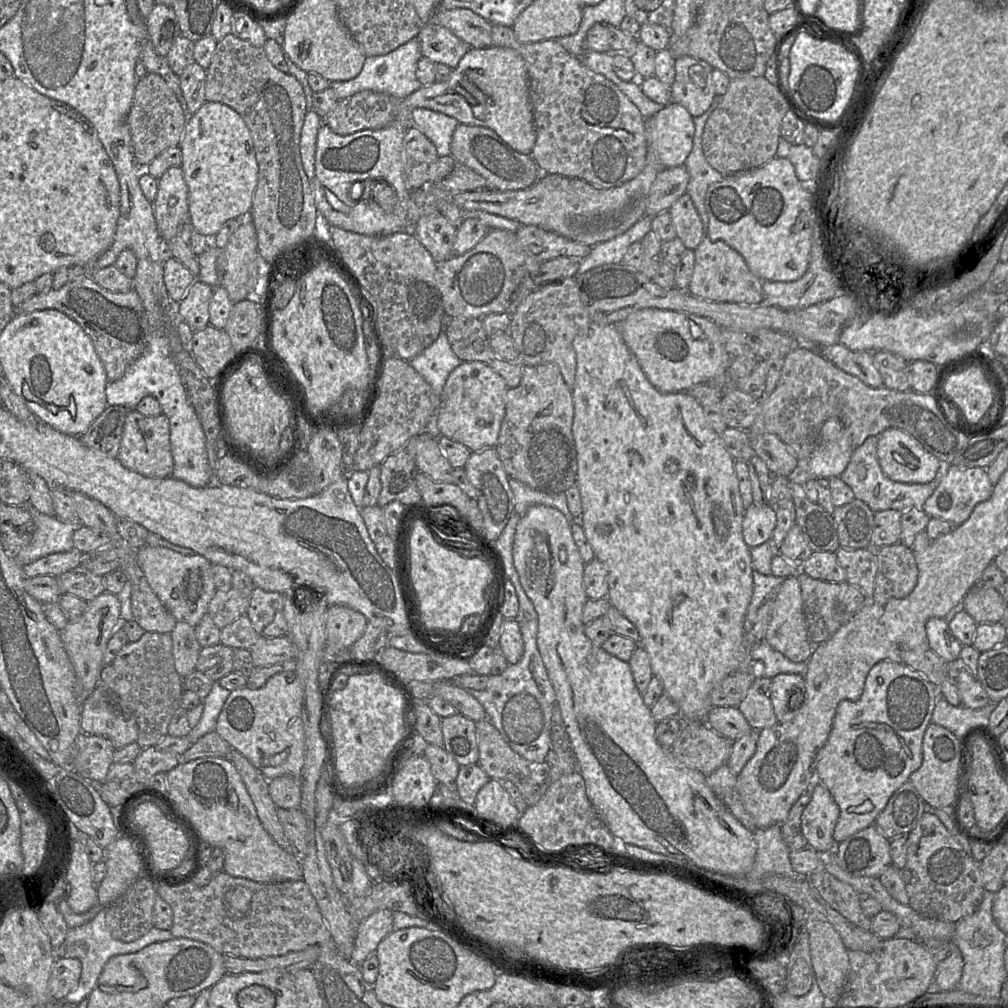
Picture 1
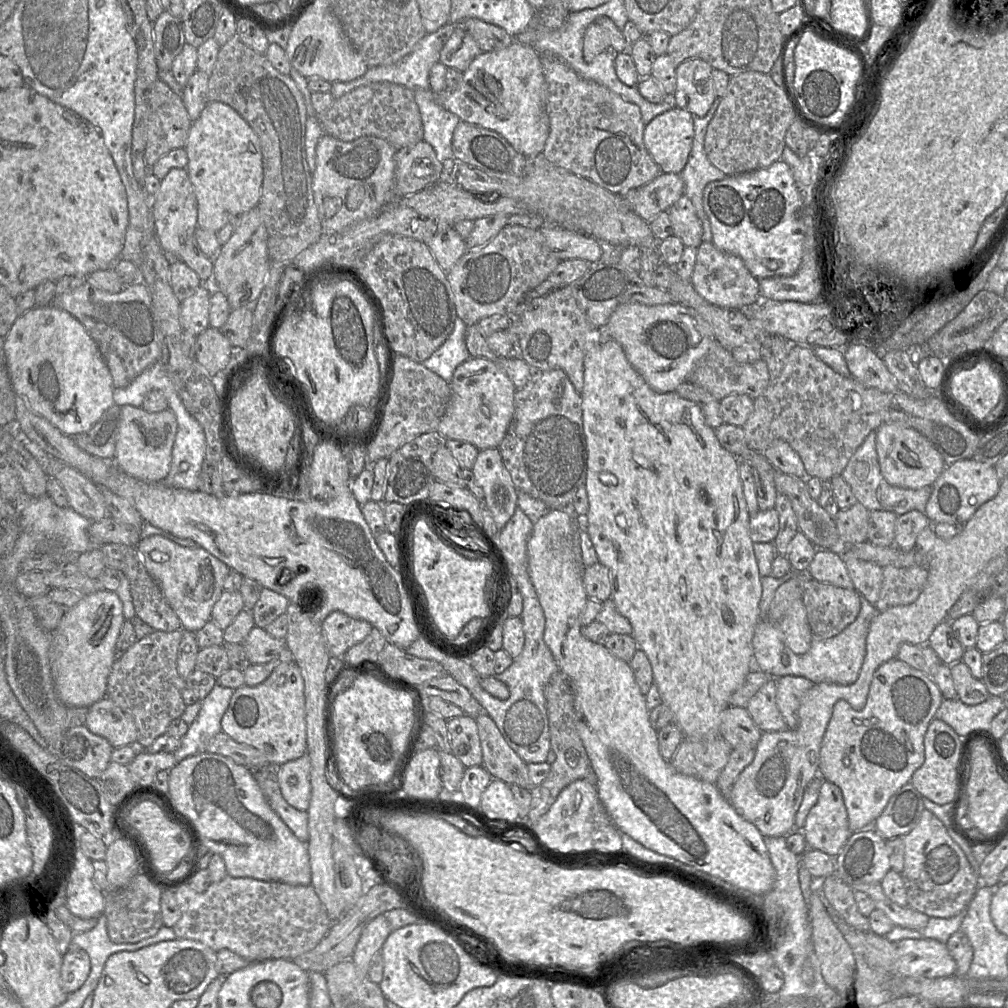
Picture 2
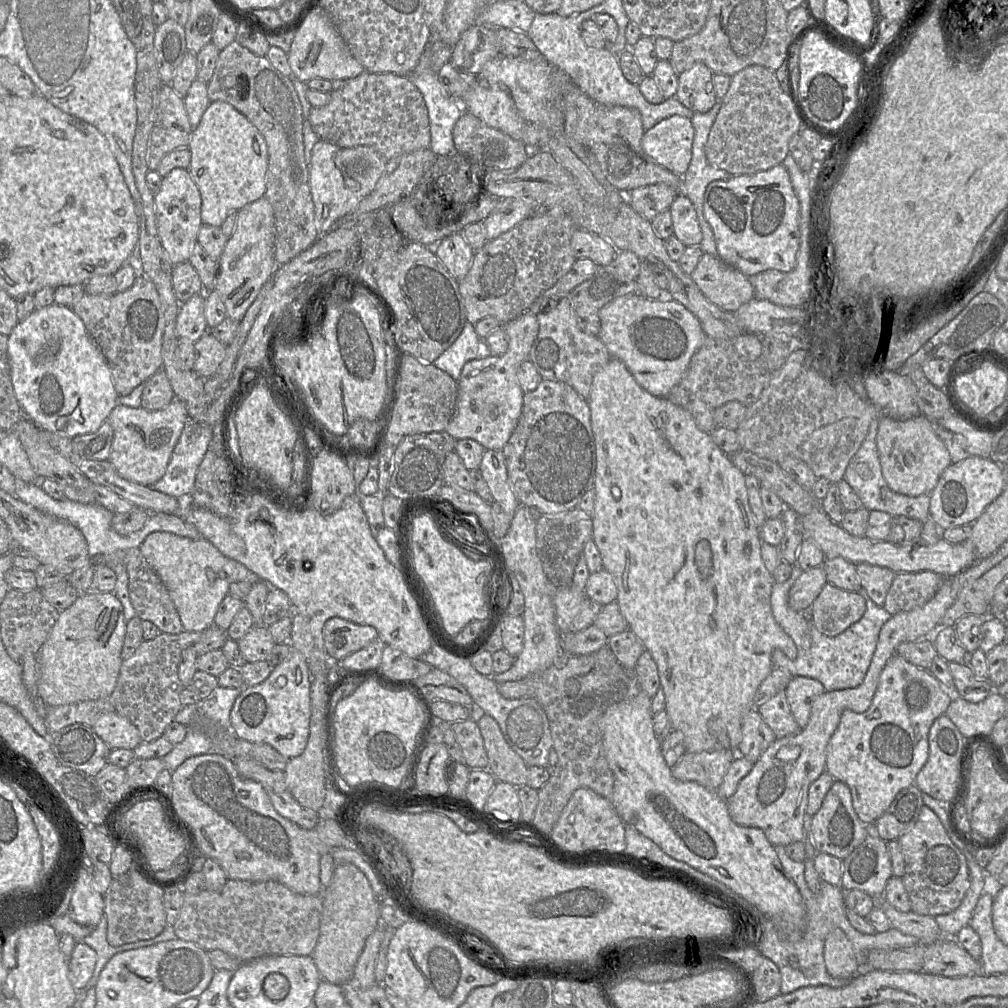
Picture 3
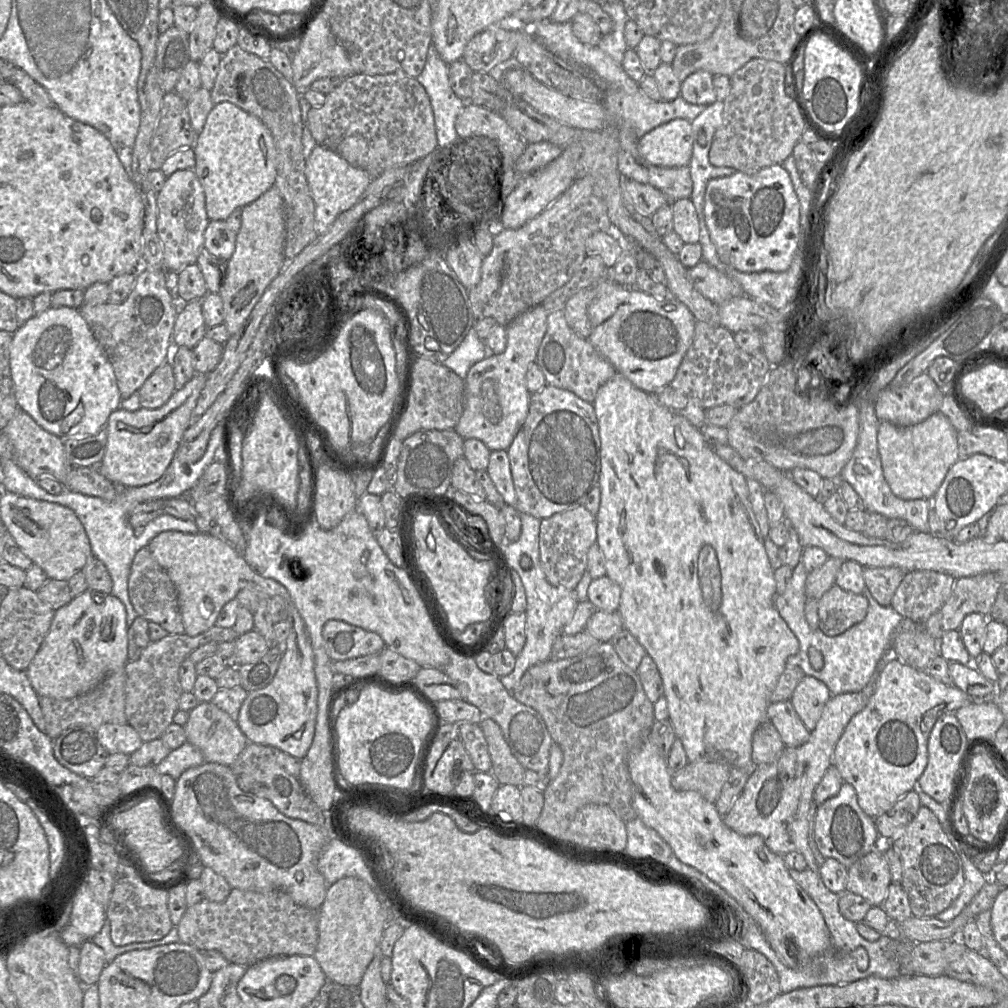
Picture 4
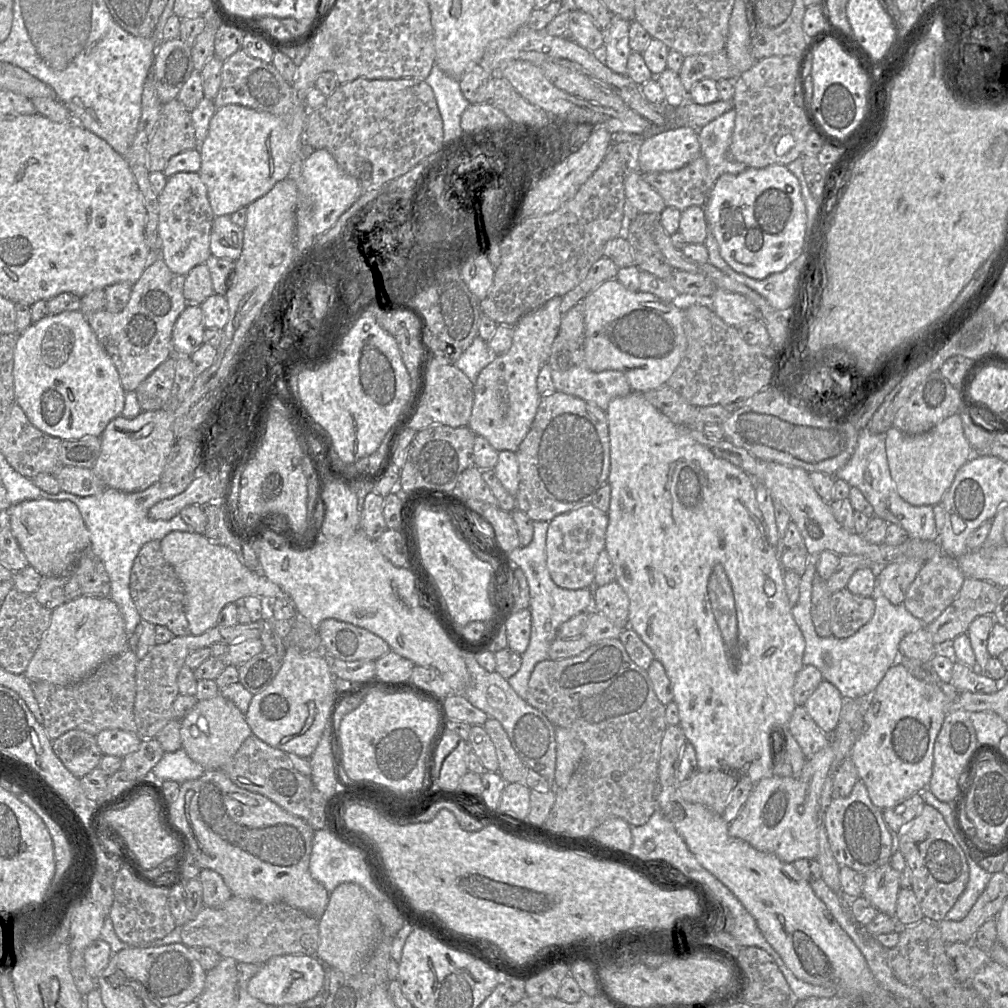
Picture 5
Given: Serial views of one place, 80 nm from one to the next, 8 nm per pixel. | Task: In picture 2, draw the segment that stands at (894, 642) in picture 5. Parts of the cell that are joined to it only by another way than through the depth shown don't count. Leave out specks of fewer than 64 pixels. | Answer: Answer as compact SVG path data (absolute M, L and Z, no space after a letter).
M861 596L861 609L856 620L838 635L828 639L813 639L810 649L802 655L794 654L784 643L784 634L778 621L760 620L752 639L755 668L777 679L784 676L799 676L815 683L854 683L866 654L866 638L871 620L878 615L876 607Z

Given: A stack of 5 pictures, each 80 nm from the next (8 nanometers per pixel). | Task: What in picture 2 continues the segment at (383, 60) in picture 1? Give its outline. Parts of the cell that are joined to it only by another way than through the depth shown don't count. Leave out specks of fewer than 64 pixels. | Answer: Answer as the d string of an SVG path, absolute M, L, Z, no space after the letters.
M447 23L446 25L438 29L436 32L427 33L416 44L413 51L396 64L368 67L367 71L361 77L358 77L352 81L331 83L330 93L332 94L334 99L337 99L349 93L350 91L356 89L357 87L374 82L395 83L402 85L412 91L416 91L418 89L422 89L422 90L430 89L430 85L429 85L430 69L435 63L439 62L441 49L443 48L445 42L448 40L454 29L458 25L459 24Z

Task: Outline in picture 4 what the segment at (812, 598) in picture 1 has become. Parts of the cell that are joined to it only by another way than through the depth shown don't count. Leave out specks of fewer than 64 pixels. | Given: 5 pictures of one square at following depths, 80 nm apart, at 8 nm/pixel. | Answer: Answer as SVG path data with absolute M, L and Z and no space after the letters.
M834 584L818 600L819 629L827 636L837 636L861 622L868 611L868 600Z

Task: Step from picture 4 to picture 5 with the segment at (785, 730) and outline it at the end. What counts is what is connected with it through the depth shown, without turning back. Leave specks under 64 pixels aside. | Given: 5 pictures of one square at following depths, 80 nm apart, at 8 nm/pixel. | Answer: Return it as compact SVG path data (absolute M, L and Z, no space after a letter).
M796 705L787 724L806 758L812 757L831 743L831 735L825 734L812 720L803 706Z

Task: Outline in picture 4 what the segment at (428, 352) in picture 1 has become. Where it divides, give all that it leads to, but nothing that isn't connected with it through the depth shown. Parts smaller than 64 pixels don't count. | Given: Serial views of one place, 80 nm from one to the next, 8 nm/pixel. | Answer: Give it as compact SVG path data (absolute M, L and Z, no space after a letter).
M473 327L469 330L461 344L450 354L442 365L451 369L465 380L469 369L486 357L486 346Z

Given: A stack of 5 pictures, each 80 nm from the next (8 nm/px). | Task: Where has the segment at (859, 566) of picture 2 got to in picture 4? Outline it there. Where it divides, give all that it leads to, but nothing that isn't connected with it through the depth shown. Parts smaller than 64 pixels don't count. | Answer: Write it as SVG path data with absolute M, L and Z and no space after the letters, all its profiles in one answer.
M863 567L863 578L872 597L884 607L891 605L893 595L905 571L895 567Z

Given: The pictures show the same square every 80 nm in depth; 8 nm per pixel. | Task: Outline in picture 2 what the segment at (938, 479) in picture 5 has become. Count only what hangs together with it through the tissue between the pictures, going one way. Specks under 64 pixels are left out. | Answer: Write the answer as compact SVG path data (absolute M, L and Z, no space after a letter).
M886 423L876 430L876 452L882 476L889 484L901 488L932 487L946 467L941 454L926 437L900 424Z

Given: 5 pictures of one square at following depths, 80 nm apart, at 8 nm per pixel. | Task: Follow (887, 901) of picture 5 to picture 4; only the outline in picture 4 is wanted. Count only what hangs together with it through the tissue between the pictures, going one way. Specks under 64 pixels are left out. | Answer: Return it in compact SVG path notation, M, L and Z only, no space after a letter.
M879 837L874 848L847 868L846 892L862 896L871 906L881 906L887 896L888 887L892 883L889 865L885 858L886 844L891 841Z

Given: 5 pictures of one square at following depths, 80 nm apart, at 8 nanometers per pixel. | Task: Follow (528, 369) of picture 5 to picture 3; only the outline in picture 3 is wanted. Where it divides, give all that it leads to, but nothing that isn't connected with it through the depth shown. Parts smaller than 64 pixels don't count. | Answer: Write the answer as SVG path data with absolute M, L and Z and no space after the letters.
M528 311L502 324L502 327L507 336L507 351L500 356L481 355L464 364L457 381L455 413L444 430L455 440L475 440L485 450L502 450L517 425L524 396L517 370L522 362L528 360L539 331L536 315Z

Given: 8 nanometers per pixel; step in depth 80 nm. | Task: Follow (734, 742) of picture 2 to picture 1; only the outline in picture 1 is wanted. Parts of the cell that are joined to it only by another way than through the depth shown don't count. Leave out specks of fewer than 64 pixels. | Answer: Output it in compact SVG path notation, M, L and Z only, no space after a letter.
M733 706L712 707L705 718L705 722L715 732L733 742L738 738L755 731L738 707Z

